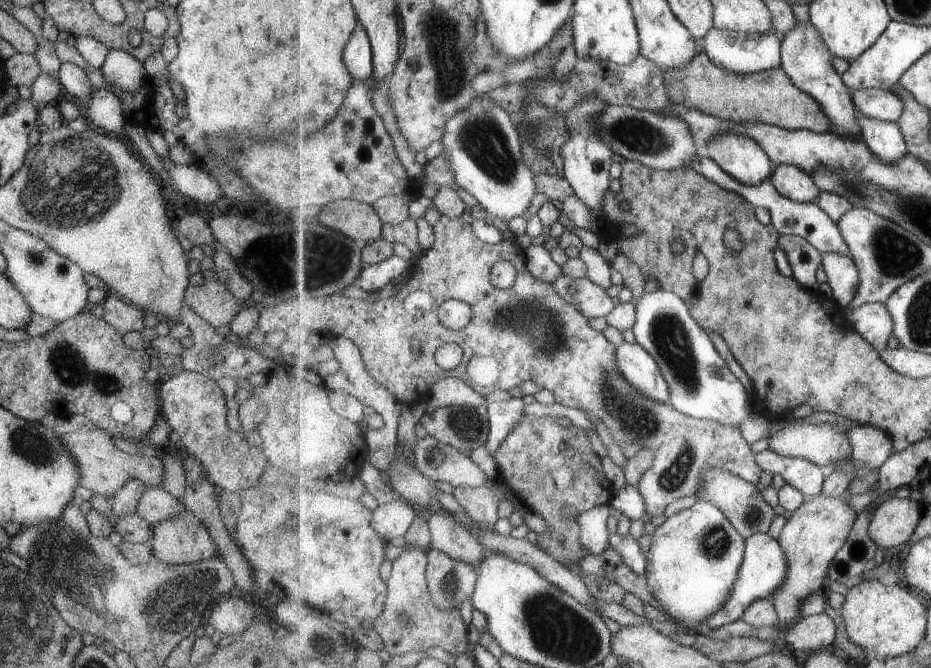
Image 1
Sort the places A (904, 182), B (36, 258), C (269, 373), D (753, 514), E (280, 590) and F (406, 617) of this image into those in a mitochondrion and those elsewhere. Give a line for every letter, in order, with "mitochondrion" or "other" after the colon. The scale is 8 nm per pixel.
A: mitochondrion
B: mitochondrion
C: other
D: mitochondrion
E: other
F: mitochondrion

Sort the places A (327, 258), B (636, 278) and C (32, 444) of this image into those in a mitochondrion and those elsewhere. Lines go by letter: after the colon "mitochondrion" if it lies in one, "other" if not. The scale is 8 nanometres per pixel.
A: mitochondrion
B: other
C: mitochondrion

